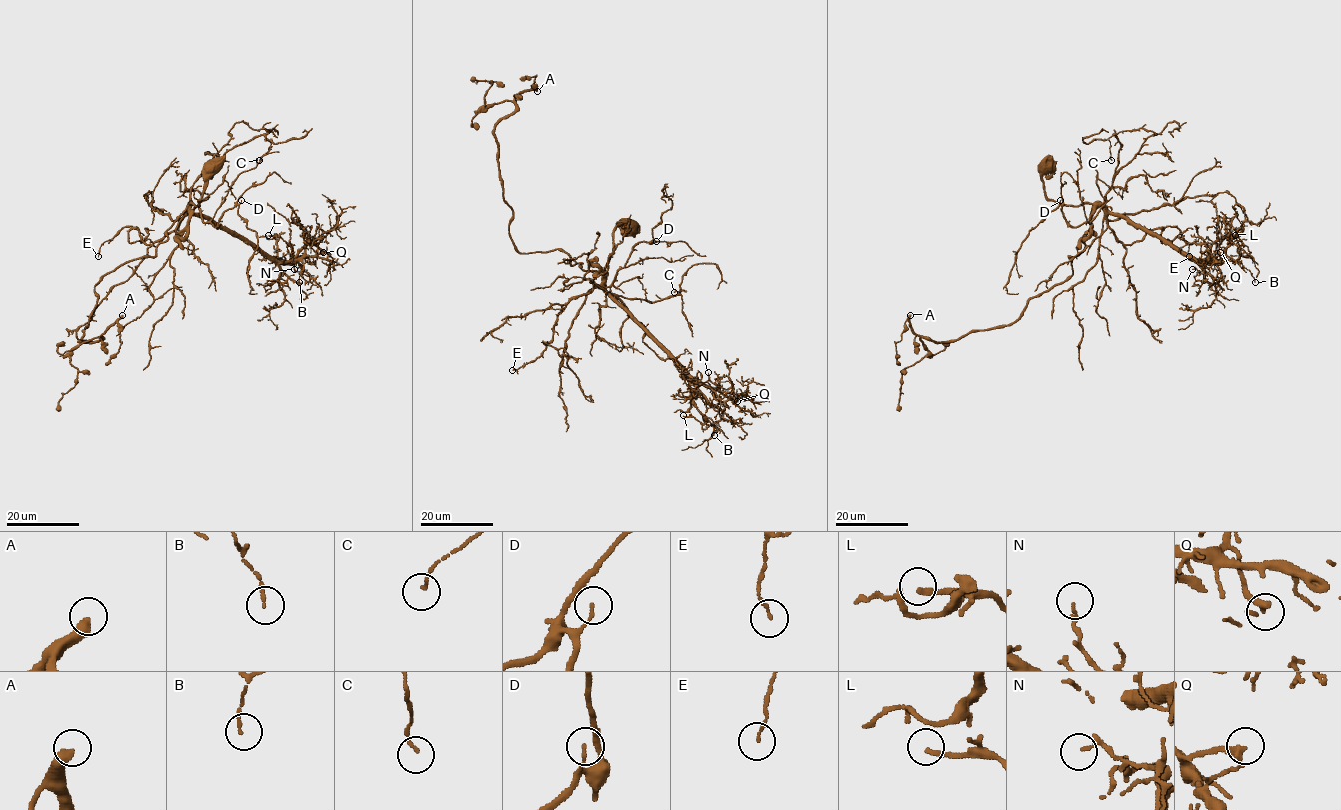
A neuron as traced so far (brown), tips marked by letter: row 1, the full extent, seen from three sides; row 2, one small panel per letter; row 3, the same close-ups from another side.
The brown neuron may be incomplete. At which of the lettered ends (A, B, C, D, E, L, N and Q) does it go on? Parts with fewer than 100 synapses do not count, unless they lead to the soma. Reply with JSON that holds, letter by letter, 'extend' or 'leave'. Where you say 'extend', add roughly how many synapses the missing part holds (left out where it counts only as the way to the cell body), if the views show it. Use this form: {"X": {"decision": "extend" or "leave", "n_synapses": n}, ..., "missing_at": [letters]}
{"A": {"decision": "extend", "n_synapses": 120}, "B": {"decision": "leave"}, "C": {"decision": "leave"}, "D": {"decision": "leave"}, "E": {"decision": "leave"}, "L": {"decision": "leave"}, "N": {"decision": "leave"}, "Q": {"decision": "leave"}, "missing_at": ["A"]}

